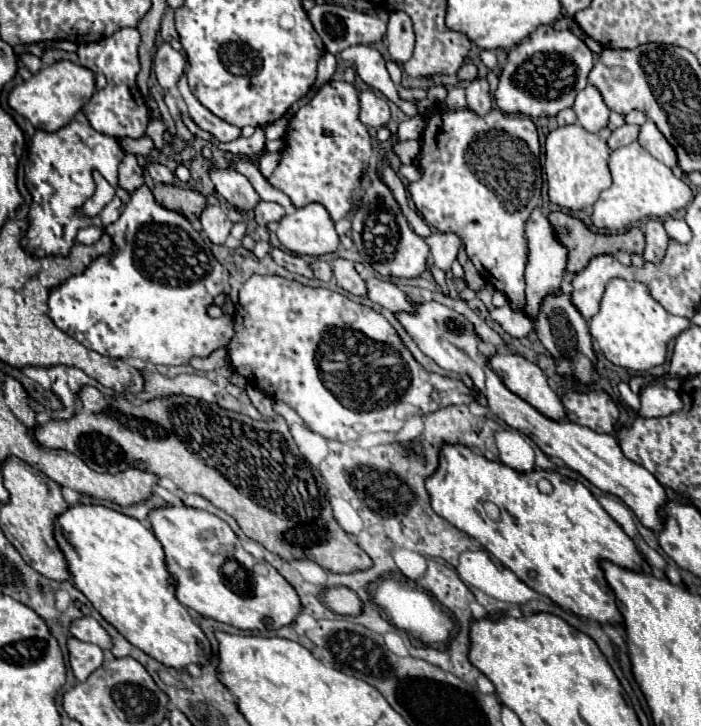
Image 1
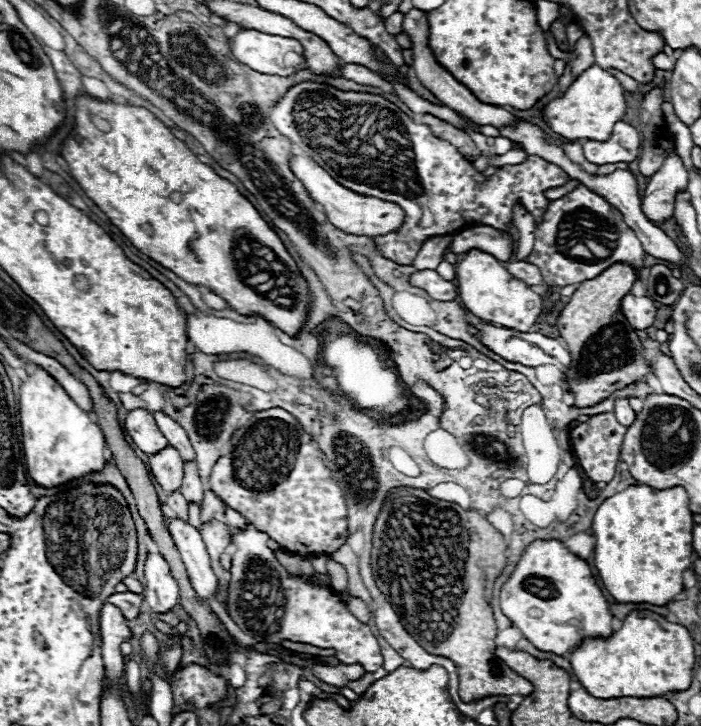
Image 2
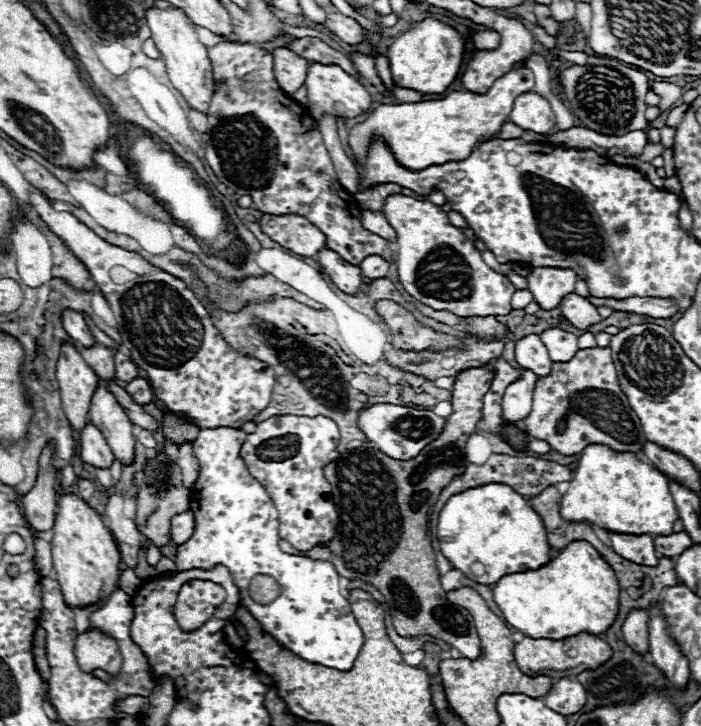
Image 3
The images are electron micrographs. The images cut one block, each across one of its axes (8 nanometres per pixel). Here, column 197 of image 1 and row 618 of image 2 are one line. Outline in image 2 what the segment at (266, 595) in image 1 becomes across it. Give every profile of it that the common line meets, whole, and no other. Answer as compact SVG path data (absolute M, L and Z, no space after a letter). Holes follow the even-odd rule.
M534 540L522 552L514 572L500 588L504 616L544 652L568 654L584 636L612 634L612 614L586 560L568 552L558 540Z

